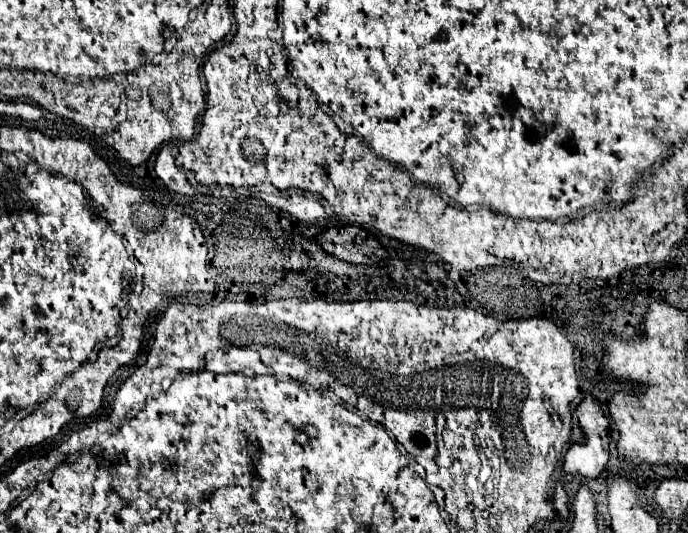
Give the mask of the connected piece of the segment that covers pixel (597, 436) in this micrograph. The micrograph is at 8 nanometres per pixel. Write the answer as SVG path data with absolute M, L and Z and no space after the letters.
M586 395L578 405L578 421L582 441L568 449L562 471L564 475L576 475L580 479L596 479L604 471L610 457L610 421L592 395Z

